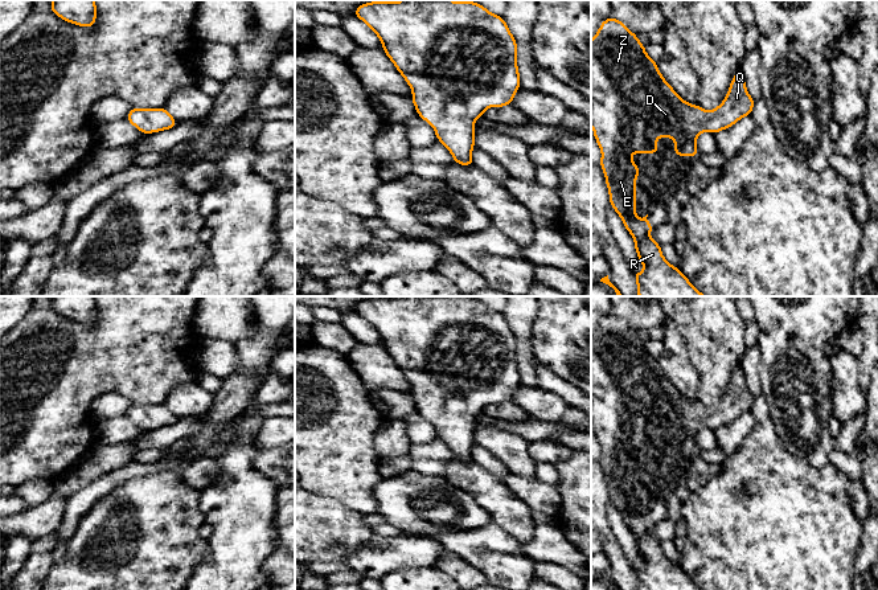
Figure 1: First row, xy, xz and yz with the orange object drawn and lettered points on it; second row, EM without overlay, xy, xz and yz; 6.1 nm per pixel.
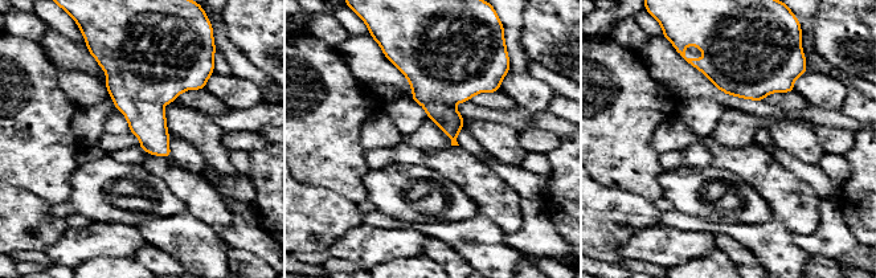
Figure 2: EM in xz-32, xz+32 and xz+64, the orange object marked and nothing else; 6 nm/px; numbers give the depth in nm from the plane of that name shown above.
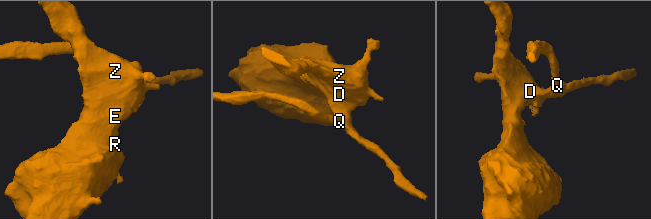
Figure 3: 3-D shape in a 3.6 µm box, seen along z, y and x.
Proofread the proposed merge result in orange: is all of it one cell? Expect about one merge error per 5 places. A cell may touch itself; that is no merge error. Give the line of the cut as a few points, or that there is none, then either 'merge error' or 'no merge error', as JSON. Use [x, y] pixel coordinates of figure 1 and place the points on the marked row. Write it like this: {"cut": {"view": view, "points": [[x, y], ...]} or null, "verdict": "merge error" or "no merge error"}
{"cut": null, "verdict": "no merge error"}

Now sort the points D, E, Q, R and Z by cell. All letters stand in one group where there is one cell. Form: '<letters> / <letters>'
D E Q R Z

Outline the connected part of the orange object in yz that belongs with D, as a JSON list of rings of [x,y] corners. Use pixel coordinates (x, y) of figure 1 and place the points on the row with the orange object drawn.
[[[612,16],[606,19],[598,33],[591,40],[591,126],[594,138],[602,151],[600,168],[604,171],[606,184],[610,193],[610,204],[620,216],[624,228],[635,239],[635,250],[644,266],[643,273],[635,273],[639,296],[706,296],[699,292],[689,279],[672,266],[661,253],[661,245],[655,242],[649,235],[653,225],[647,221],[647,217],[639,220],[636,217],[636,179],[640,169],[629,157],[631,153],[657,153],[658,144],[656,138],[673,138],[676,156],[697,156],[697,138],[709,131],[717,134],[734,126],[743,116],[751,115],[754,99],[746,89],[746,81],[742,71],[734,74],[727,95],[723,102],[711,111],[701,108],[698,105],[685,102],[673,87],[661,75],[657,63],[645,53],[645,46],[639,41],[637,34],[632,33],[627,25]]]

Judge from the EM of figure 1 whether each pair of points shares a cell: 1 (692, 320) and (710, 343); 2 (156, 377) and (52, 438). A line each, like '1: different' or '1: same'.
1: same
2: same

